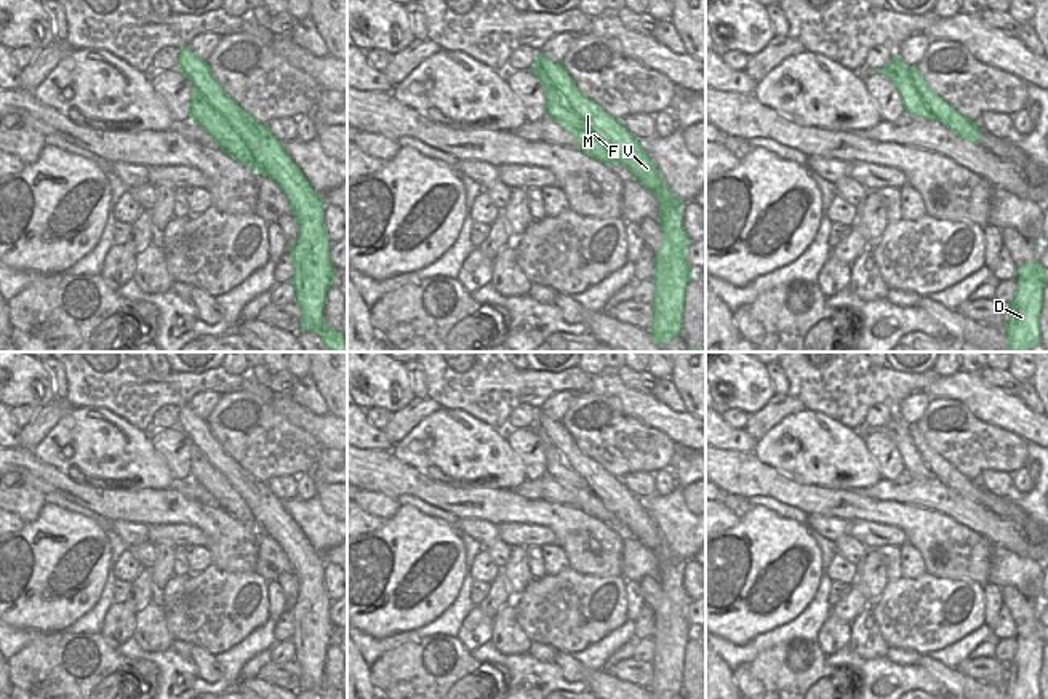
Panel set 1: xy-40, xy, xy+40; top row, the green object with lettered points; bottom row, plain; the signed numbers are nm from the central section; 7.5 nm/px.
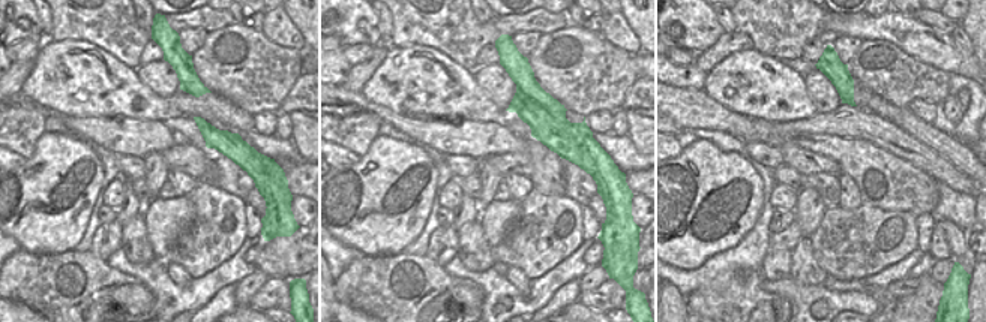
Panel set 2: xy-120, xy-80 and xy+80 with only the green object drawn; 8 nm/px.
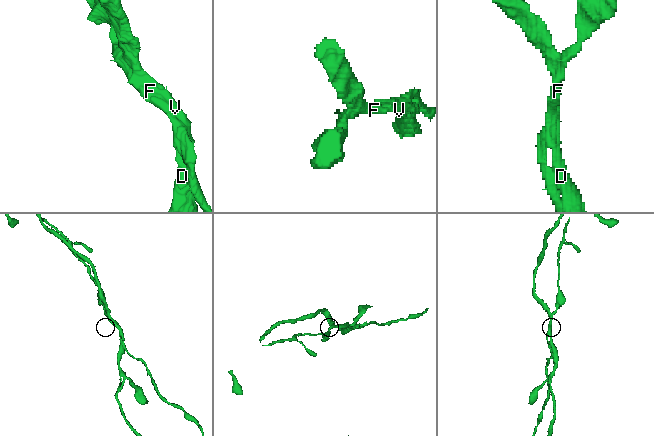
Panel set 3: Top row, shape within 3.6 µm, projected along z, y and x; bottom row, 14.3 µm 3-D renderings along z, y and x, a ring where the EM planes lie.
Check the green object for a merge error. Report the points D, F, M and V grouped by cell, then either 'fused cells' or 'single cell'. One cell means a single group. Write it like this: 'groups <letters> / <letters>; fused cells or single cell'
groups D M V / F; fused cells

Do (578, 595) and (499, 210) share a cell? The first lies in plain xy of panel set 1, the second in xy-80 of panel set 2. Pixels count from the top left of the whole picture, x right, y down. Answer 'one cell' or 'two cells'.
two cells

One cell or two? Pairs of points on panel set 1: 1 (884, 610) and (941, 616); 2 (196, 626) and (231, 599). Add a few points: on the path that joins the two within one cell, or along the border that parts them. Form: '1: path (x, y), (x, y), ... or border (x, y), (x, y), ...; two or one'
1: path (898, 610), (927, 613); one
2: path (204, 618), (223, 607); one

